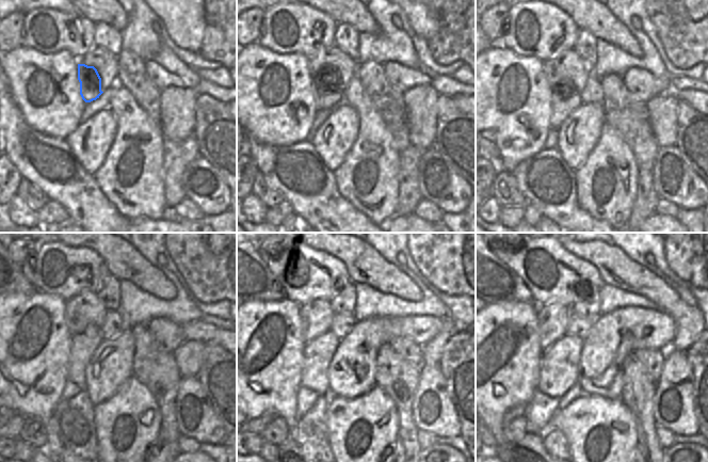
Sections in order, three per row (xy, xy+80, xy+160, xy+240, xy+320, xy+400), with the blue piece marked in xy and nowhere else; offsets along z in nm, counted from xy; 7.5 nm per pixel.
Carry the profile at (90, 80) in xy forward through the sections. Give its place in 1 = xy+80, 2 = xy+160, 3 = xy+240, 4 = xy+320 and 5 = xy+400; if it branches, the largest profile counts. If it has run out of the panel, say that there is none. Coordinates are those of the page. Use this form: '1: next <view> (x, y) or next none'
1: next xy+80 (327, 97)
2: next xy+160 (562, 106)
3: next xy+240 (83, 346)
4: next xy+320 (318, 353)
5: next xy+400 (559, 371)

